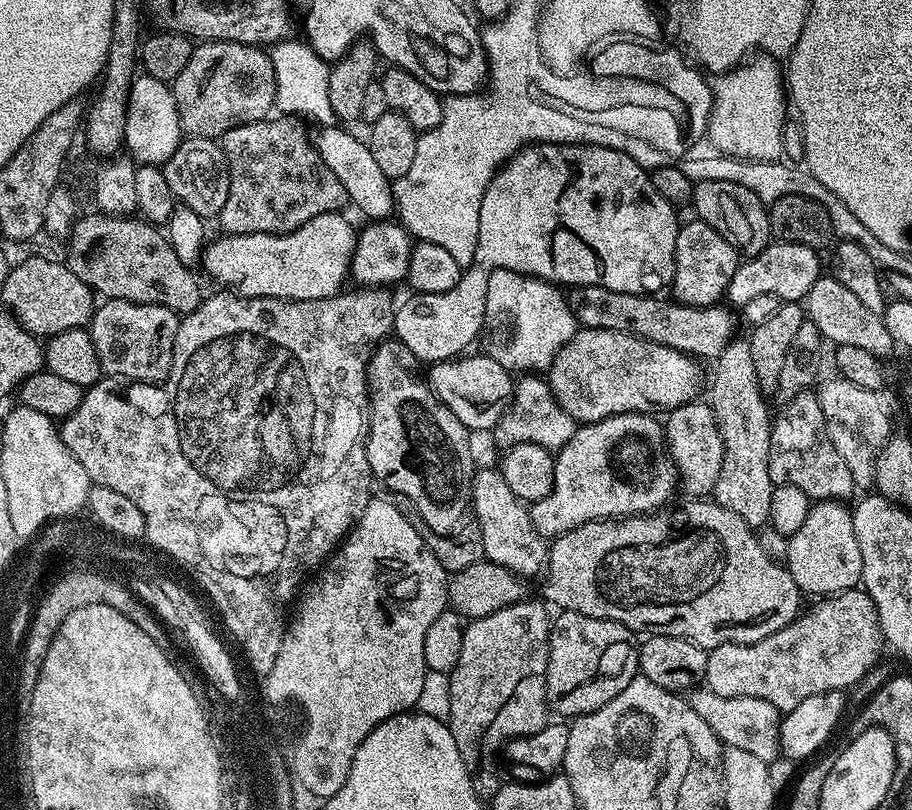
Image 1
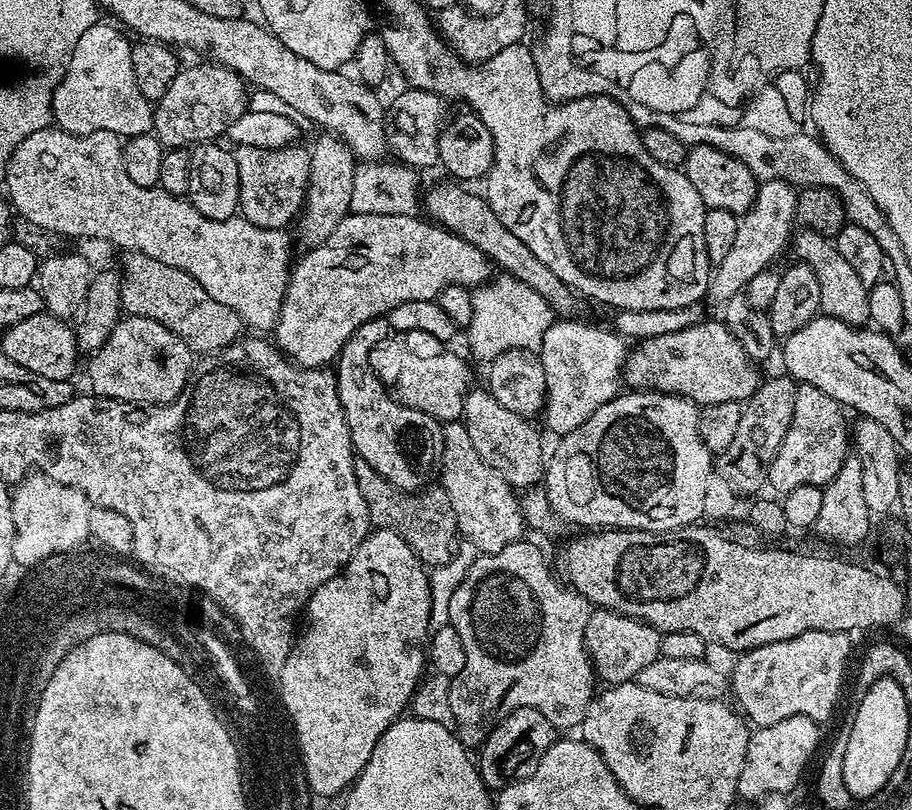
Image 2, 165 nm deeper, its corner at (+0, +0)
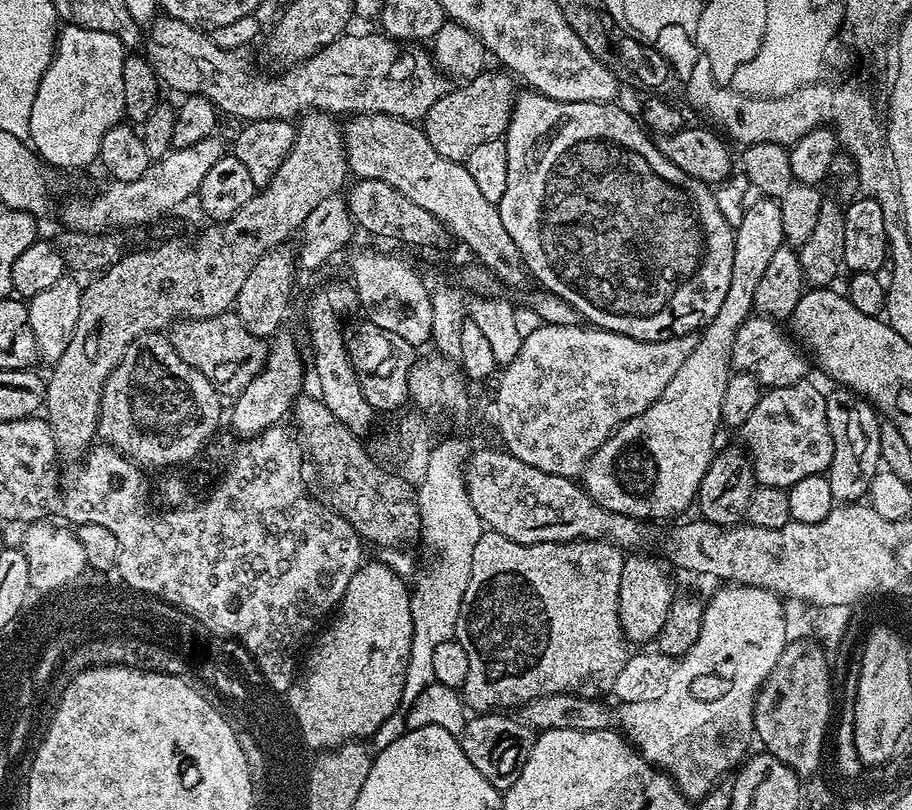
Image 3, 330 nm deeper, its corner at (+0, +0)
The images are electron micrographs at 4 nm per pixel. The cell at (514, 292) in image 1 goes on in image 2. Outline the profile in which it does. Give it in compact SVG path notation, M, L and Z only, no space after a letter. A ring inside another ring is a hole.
M516 284L516 293L508 292L505 296L492 287L481 286L474 292L475 299L479 301L478 311L467 329L468 344L473 354L483 362L491 362L511 348L539 349L544 335L554 322L554 313L546 298L525 284Z

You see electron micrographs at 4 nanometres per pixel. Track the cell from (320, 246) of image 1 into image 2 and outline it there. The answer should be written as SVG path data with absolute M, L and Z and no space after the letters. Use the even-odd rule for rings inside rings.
M49 126L30 134L30 138L16 147L8 160L8 168L2 173L2 180L8 187L6 195L15 215L65 238L85 236L88 240L105 240L108 244L117 244L124 252L141 252L150 258L158 258L158 262L166 262L166 266L186 270L210 298L222 302L222 306L230 306L249 329L275 329L294 264L289 233L279 228L254 226L239 215L228 220L206 218L185 197L171 196L159 187L136 185L130 174L126 174L126 166L122 166L123 149L121 137L110 130L74 136Z

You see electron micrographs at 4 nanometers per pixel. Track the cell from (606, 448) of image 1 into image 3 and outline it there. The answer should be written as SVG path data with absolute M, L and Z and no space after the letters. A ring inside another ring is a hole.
M756 198L744 209L742 222L734 229L734 266L730 290L718 314L699 333L694 350L662 394L642 414L630 418L588 460L582 473L582 487L589 498L606 510L626 514L635 520L668 520L697 503L700 483L717 451L716 428L721 427L722 394L732 368L732 347L738 326L753 315L754 290L772 255L785 247L782 214L772 198Z

